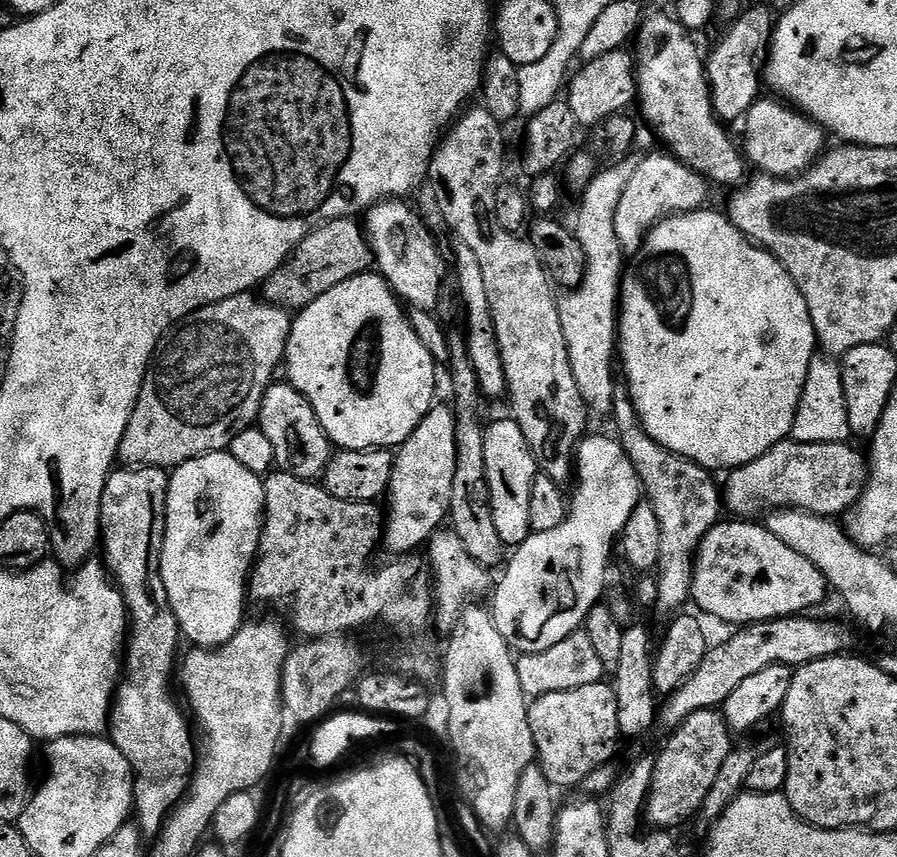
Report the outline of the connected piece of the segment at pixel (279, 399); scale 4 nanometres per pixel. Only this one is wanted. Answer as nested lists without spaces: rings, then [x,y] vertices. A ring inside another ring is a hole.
[[[272,383],[266,390],[260,407],[258,427],[271,443],[275,467],[279,471],[313,482],[323,477],[326,466],[332,461],[334,445],[324,433],[322,422],[318,422],[314,406],[310,406],[310,402],[291,383]]]

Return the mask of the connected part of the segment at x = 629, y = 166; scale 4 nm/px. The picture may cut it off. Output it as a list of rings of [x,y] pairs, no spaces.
[[[624,160],[613,168],[597,171],[584,188],[580,200],[580,213],[576,216],[574,231],[588,261],[585,274],[577,288],[559,301],[562,318],[562,334],[566,338],[566,351],[570,353],[570,366],[578,381],[578,390],[593,413],[611,413],[614,390],[617,383],[612,374],[612,362],[618,352],[618,305],[620,302],[620,281],[625,269],[626,258],[618,246],[618,234],[614,234],[614,216],[626,182],[634,174],[637,161]]]

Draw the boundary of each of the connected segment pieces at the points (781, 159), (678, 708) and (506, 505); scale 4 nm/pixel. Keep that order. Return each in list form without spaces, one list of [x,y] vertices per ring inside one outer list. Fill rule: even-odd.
[[[761,98],[756,101],[756,105],[749,110],[747,116],[743,117],[744,124],[744,144],[742,140],[742,151],[746,157],[747,163],[752,164],[761,173],[777,178],[787,178],[790,176],[799,176],[802,172],[807,172],[817,160],[820,159],[825,151],[824,139],[826,133],[816,121],[810,119],[796,111],[795,107],[789,106],[783,99],[772,98],[776,100],[767,100]]]
[[[790,616],[749,625],[726,642],[711,647],[699,663],[698,670],[678,691],[671,693],[658,712],[659,727],[675,730],[698,710],[721,707],[748,678],[767,666],[786,665],[797,668],[824,657],[836,656],[849,651],[851,632],[842,624],[816,621],[812,616]]]
[[[511,418],[496,420],[484,430],[486,438],[486,478],[494,510],[494,526],[506,546],[518,546],[533,533],[530,526],[530,486],[538,474],[536,460],[532,457],[526,437]]]

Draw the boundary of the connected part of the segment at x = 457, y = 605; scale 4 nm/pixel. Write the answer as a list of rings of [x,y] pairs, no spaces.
[[[441,530],[428,541],[426,560],[430,565],[431,579],[434,581],[435,623],[440,623],[445,630],[451,630],[460,621],[465,608],[483,601],[480,599],[493,591],[493,573],[478,562],[474,562],[474,558],[470,558],[466,546],[462,544],[462,538],[458,538],[458,534],[451,530]]]

